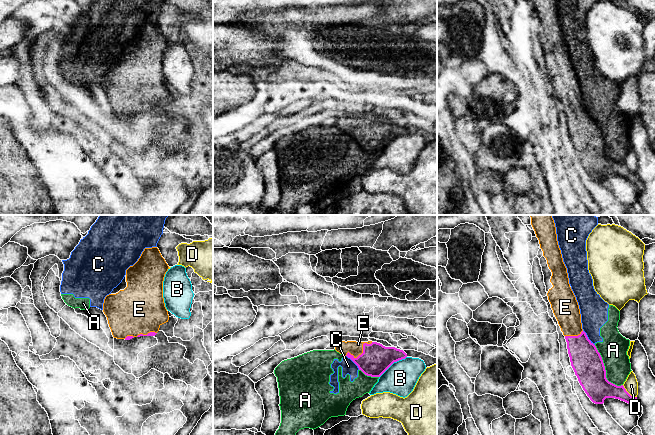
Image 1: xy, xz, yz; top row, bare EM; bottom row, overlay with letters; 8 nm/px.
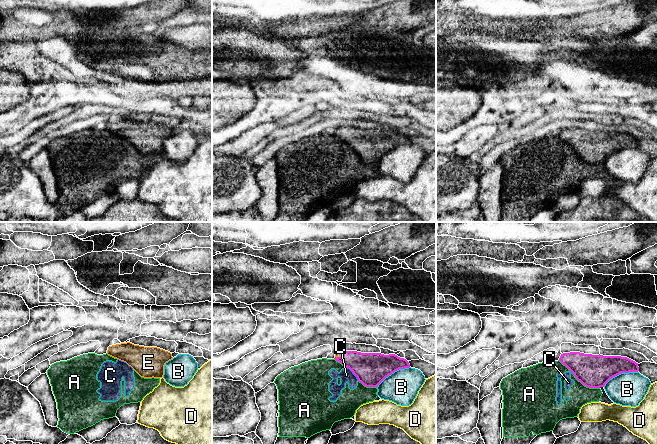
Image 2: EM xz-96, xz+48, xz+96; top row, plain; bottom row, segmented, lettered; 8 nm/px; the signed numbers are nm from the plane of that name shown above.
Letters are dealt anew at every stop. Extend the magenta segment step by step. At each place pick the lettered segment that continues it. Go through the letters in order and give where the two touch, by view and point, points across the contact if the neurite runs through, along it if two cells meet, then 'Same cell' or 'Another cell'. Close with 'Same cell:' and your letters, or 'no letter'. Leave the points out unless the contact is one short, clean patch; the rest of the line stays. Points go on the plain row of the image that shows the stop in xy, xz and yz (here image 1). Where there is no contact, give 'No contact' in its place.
A: Touches magenta at yz (605, 146). Another cell
B: Touches magenta at xz (392, 139). Another cell
C: Touches magenta at yz (587, 114). Boundary: yz (583, 106), (587, 114), (594, 121). Another cell
D: Touches magenta at yz (628, 169). Boundary: yz (622, 161), (631, 171), (636, 173). Another cell
E: Touches magenta at xz (363, 128). Same cell
Same cell: E

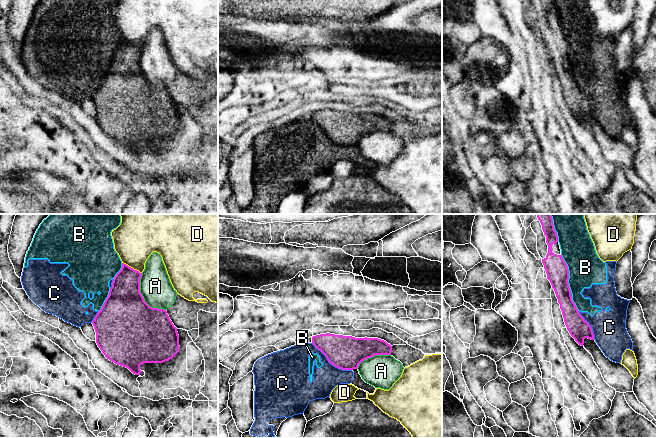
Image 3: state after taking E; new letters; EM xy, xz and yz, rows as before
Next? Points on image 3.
A: Touches magenta at xy (142, 73). Another cell
B: Touches magenta at yz (568, 49). Another cell
C: Touches magenta at xz (331, 139). Another cell
D: Touches magenta at xy (132, 44). Another cell
Same cell: no letter

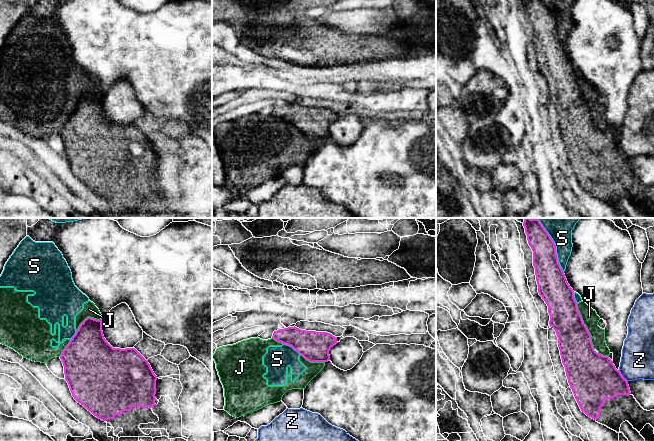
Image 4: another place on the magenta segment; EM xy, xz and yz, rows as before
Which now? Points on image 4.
J: Touches magenta at yz (585, 102). Another cell
S: Touches magenta at yz (555, 24). Another cell
Z: Touches magenta at yz (622, 152). Boundary: yz (618, 146), (627, 157). Another cell
Same cell: no letter

